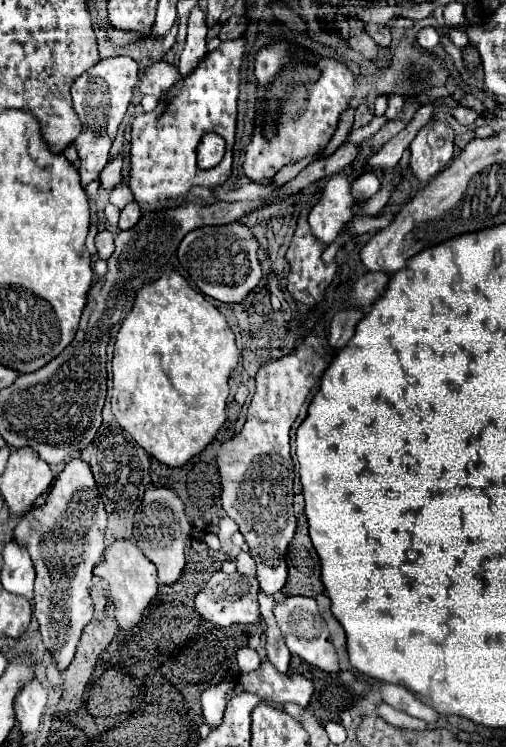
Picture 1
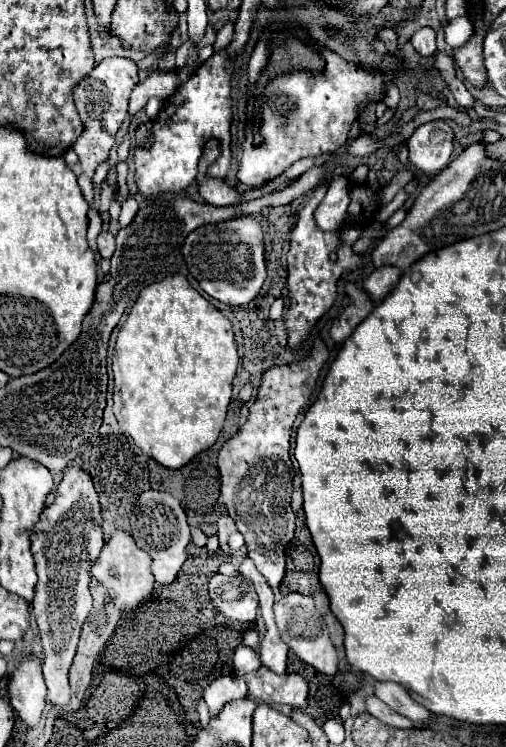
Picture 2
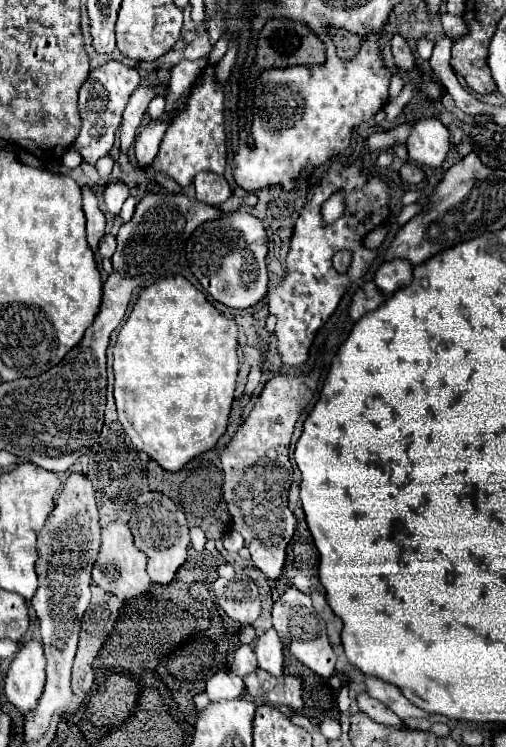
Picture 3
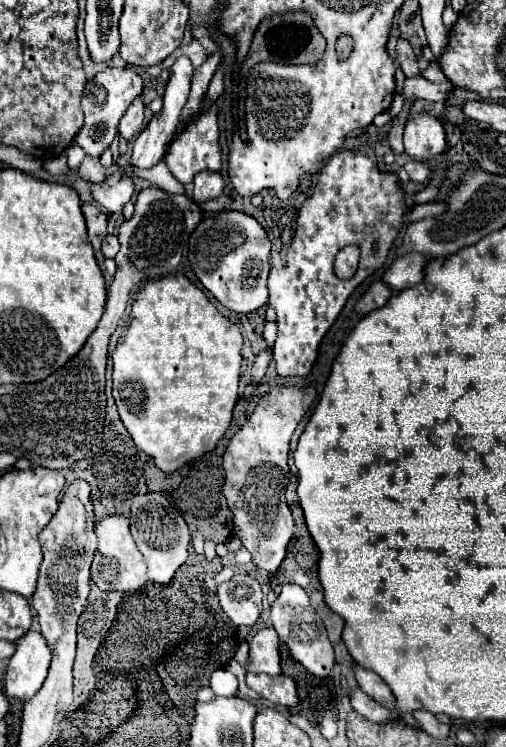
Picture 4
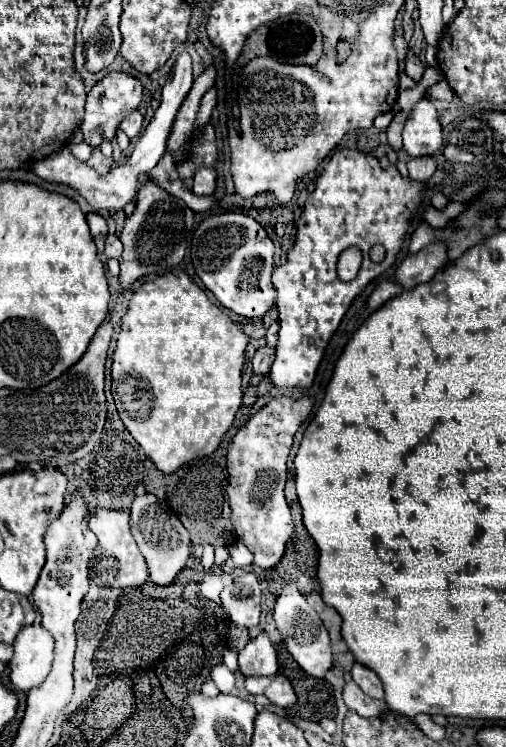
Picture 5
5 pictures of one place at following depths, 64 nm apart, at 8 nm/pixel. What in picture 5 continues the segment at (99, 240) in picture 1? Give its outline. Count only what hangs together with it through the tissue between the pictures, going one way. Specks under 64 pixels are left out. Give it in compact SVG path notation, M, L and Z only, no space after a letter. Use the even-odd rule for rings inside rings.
M108 234L108 238L106 238L106 250L104 250L104 254L106 254L108 258L120 258L120 254L122 254L122 242L118 240L118 236L114 236L114 234Z

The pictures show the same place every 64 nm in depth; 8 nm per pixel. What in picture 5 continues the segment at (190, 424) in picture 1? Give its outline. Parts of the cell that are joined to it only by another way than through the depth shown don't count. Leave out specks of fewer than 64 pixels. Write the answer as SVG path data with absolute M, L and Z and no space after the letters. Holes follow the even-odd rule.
M174 270L168 272L160 278L156 278L154 282L144 282L140 288L136 288L130 304L128 304L128 312L122 318L122 332L118 334L118 346L114 350L114 364L112 364L112 396L116 400L116 408L120 414L120 420L124 422L124 426L128 428L128 432L134 436L134 440L142 446L142 450L146 452L146 456L152 458L152 462L164 472L164 474L172 474L176 472L182 464L190 462L190 460L198 460L202 456L212 454L222 436L228 432L228 428L234 422L234 414L242 404L242 364L244 364L244 350L248 344L248 336L242 332L242 326L238 326L236 322L232 322L228 318L228 314L224 314L214 302L210 302L210 298L206 296L206 292L202 288L198 288L190 276L182 270Z

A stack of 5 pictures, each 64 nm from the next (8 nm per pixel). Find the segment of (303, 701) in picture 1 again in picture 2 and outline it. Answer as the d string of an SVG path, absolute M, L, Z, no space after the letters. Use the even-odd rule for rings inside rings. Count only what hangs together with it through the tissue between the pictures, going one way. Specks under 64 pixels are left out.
M266 666L244 676L248 684L248 696L254 700L288 704L292 708L306 708L308 704L308 682L298 674L272 674Z

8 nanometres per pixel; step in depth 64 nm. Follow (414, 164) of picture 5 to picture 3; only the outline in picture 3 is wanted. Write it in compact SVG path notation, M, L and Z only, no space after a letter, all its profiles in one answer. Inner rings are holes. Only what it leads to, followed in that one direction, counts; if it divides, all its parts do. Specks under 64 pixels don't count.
M406 162L406 164L402 166L402 170L400 170L400 180L402 180L402 182L408 182L408 184L418 184L422 178L424 178L422 168L412 166L410 162Z

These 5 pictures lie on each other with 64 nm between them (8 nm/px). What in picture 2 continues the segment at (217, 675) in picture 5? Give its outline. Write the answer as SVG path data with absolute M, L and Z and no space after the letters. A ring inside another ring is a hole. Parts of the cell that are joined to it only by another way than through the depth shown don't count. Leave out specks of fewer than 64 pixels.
M222 676L204 690L204 702L210 710L210 716L218 714L226 702L244 696L246 696L246 682L242 676Z

